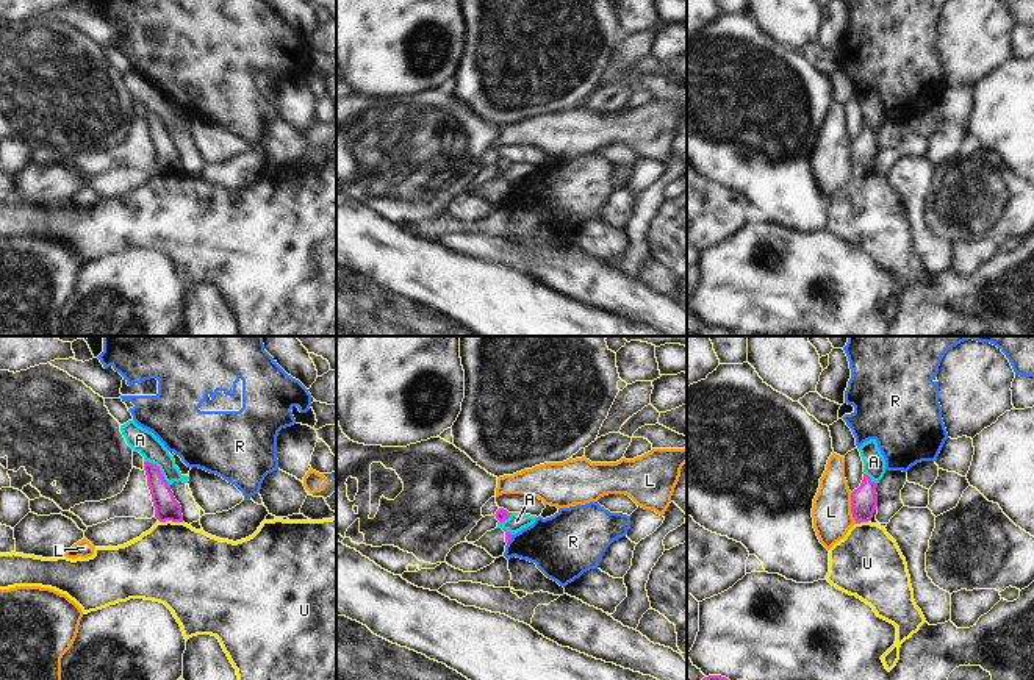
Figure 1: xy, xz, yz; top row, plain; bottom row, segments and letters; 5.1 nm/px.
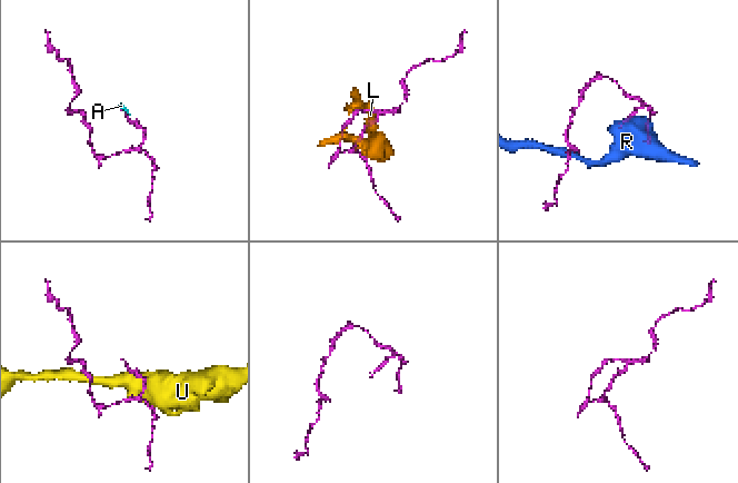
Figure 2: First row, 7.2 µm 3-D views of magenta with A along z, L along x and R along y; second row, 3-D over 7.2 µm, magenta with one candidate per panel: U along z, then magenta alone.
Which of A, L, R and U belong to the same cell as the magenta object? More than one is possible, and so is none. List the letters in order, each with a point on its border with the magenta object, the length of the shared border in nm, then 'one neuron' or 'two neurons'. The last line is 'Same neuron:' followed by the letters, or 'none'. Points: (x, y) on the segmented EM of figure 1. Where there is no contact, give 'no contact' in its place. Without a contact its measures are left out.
A: xy (158, 469) | 190 nm | two neurons
L: yz (851, 508) | 160 nm | two neurons
R: xz (510, 538) | 50 nm | two neurons
U: xy (171, 519) | 120 nm | two neurons
Same neuron: none

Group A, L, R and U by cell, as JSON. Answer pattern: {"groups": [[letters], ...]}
{"groups": [["A"], ["L"], ["R"], ["U"]]}

